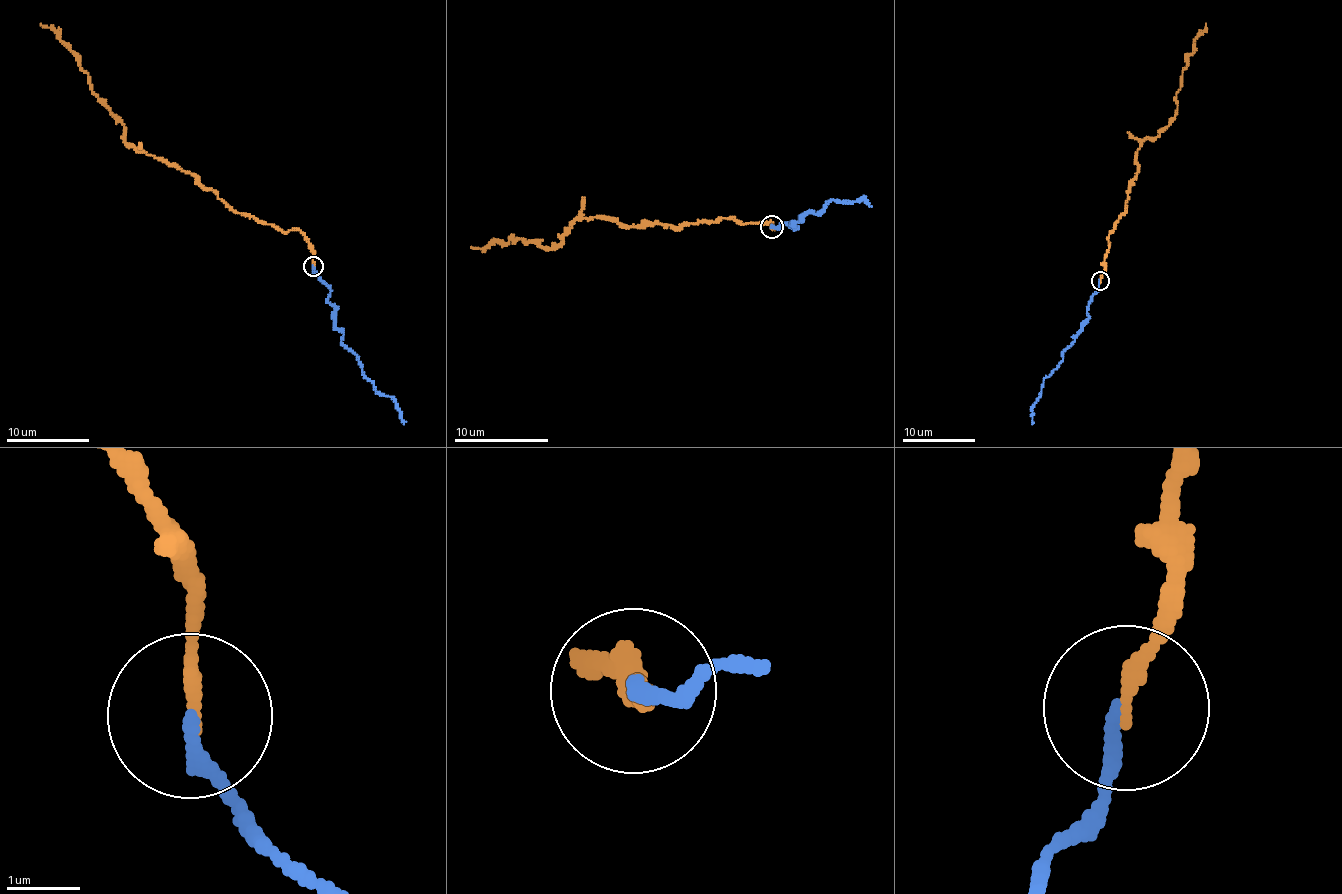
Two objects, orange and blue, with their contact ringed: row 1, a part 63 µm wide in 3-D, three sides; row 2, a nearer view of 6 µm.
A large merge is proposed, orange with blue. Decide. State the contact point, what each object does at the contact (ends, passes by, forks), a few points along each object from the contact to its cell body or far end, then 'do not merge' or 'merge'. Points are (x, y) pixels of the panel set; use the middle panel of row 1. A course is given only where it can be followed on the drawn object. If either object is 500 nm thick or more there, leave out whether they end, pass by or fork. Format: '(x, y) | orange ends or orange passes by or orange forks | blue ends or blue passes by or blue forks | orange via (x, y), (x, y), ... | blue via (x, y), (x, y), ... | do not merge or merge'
(772, 227) | orange ends | blue ends | orange via (771, 227), (725, 218), (638, 227), (595, 217), (578, 218), (553, 249), (513, 238), (471, 247) | blue via (771, 225), (790, 222), (793, 228), (800, 217), (815, 214), (832, 200), (861, 197), (869, 204) | merge

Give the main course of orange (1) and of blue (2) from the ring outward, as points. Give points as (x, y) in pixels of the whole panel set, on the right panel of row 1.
1: (1100, 281), (1109, 234), (1136, 176), (1137, 150), (1175, 117), (1187, 58), (1206, 23)
2: (1099, 281), (1098, 289), (1088, 303), (1086, 323), (1063, 358), (1043, 380), (1041, 393), (1032, 404), (1032, 424)

